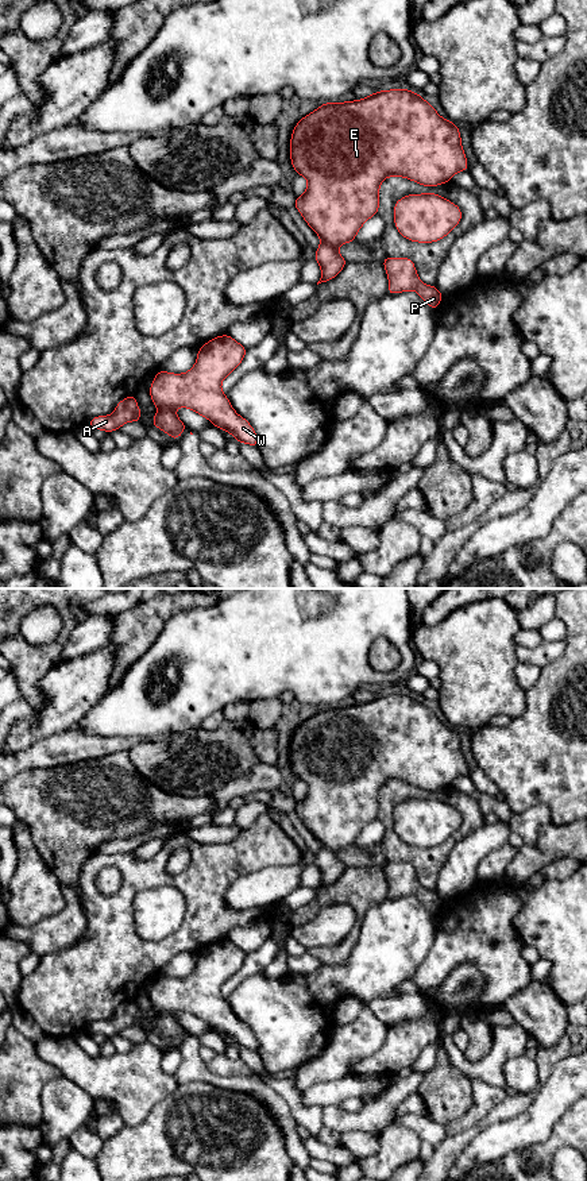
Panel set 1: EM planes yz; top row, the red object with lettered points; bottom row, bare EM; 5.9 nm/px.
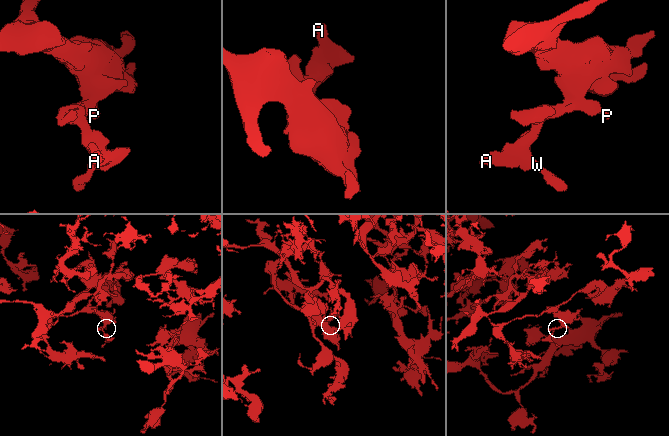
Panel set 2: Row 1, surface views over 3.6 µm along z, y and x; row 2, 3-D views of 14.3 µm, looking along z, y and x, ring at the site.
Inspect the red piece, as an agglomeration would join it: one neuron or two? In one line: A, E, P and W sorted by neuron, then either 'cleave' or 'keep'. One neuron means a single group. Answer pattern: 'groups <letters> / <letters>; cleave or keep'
groups A E P W; keep

